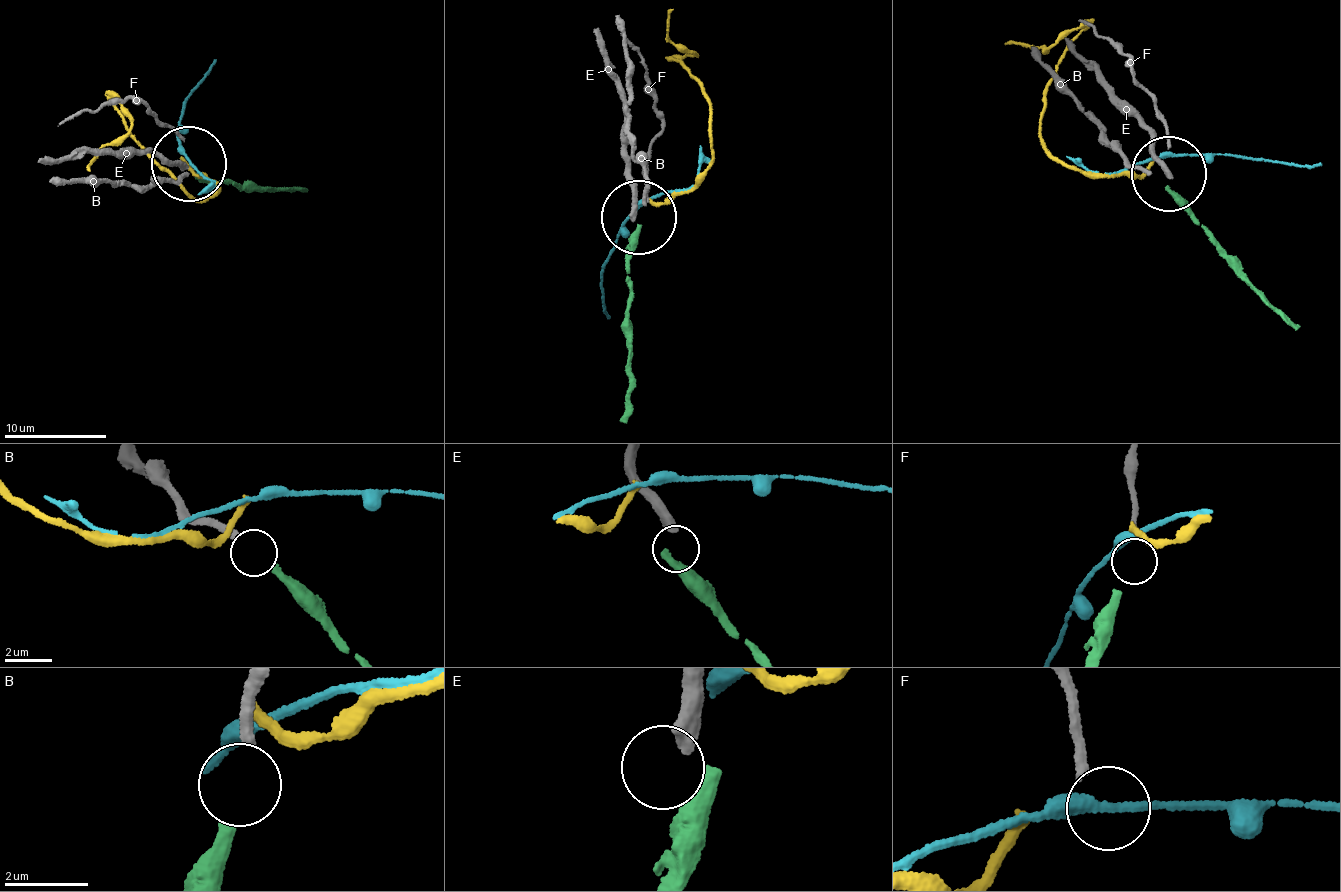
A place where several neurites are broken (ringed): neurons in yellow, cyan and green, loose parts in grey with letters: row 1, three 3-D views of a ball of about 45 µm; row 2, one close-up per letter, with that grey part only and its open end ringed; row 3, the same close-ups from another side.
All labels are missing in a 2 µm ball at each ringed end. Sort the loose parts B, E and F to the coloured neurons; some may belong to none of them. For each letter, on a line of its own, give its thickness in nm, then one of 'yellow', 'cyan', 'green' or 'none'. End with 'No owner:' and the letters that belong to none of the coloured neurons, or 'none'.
B: 280 nm | green
E: 440 nm | none
F: 200 nm | none
No owner: E, F

